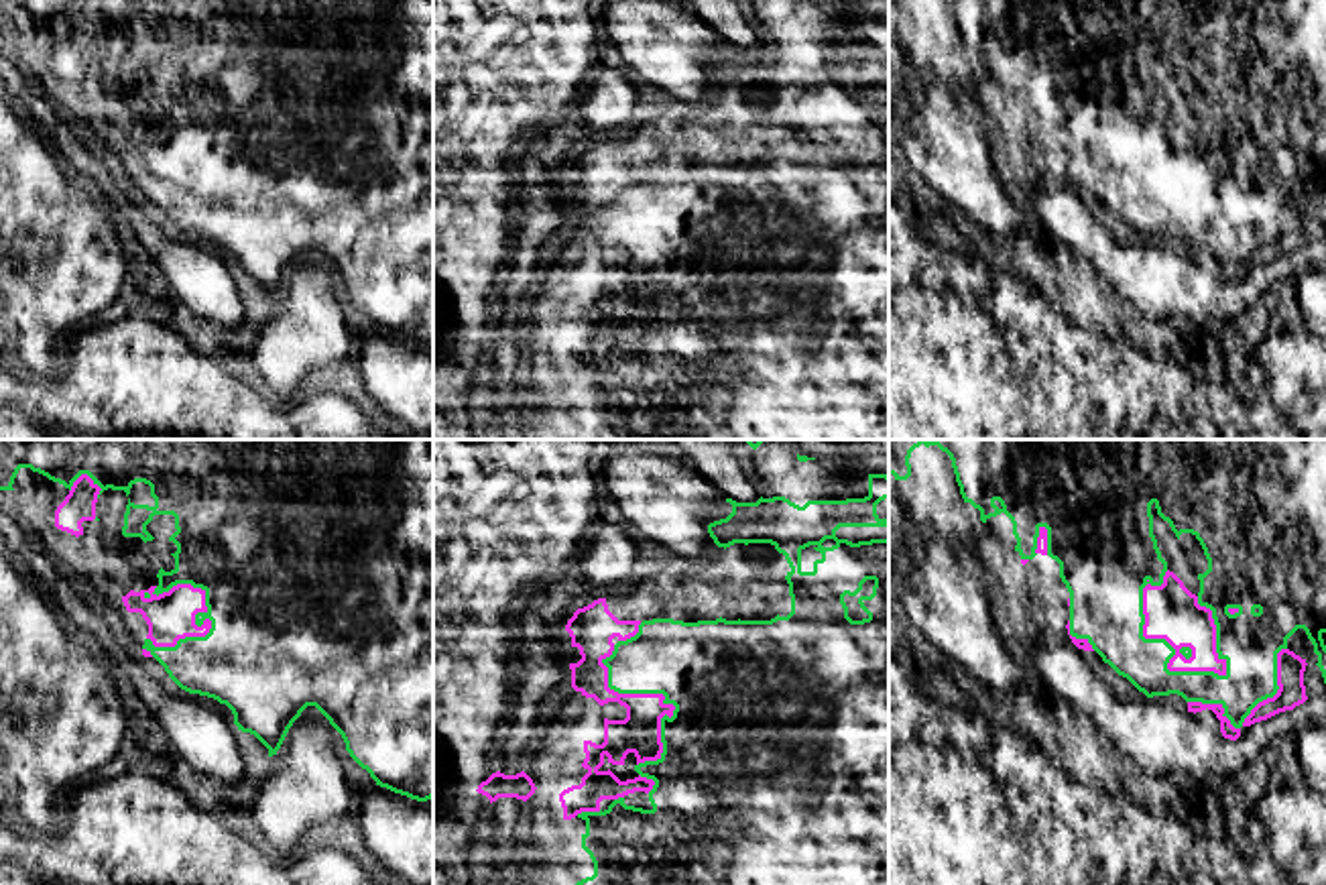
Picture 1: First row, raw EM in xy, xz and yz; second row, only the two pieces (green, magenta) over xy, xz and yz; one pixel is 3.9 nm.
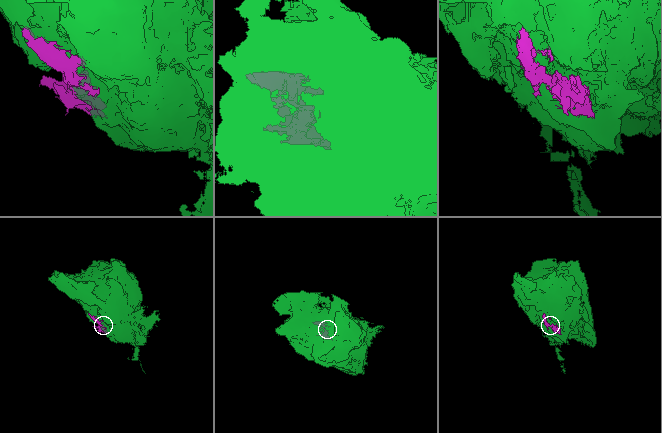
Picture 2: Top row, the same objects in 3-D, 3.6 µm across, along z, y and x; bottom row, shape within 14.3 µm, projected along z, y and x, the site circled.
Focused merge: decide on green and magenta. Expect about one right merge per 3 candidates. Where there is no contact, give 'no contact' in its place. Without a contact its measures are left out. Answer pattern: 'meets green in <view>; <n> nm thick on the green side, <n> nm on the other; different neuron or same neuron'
meets green in yz; 280 nm thick on the green side, 220 nm on the other; same neuron

